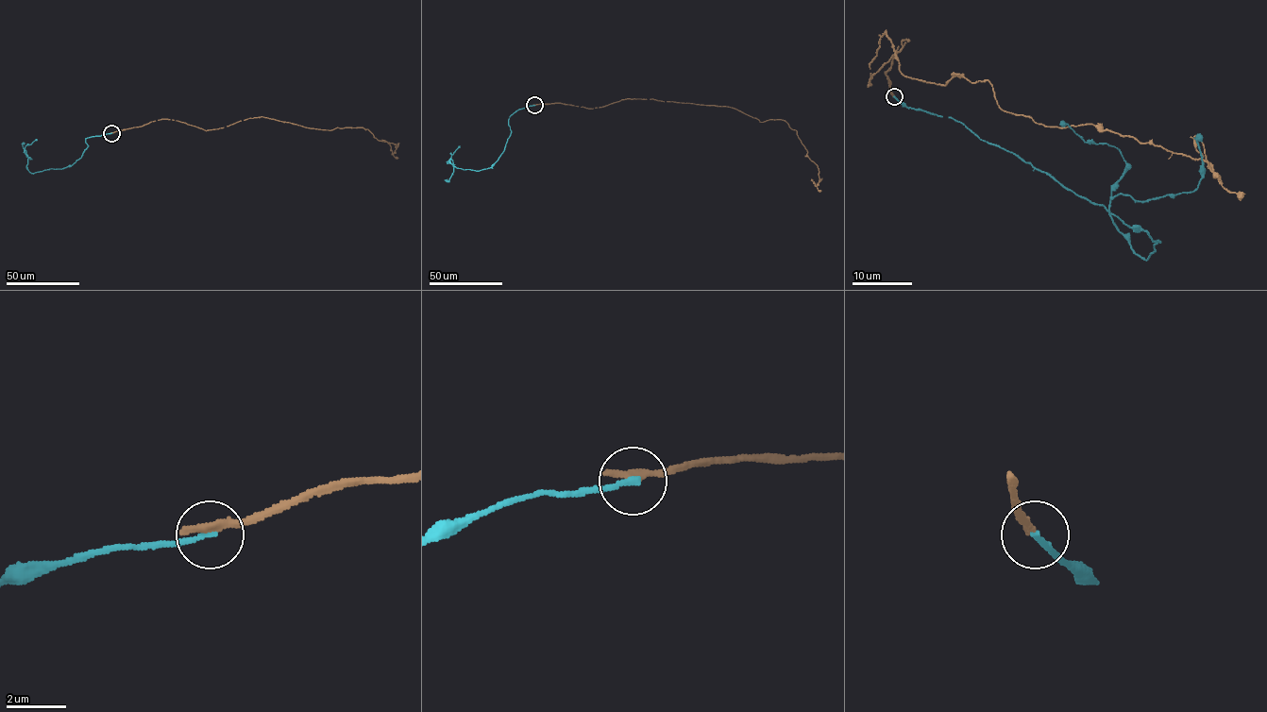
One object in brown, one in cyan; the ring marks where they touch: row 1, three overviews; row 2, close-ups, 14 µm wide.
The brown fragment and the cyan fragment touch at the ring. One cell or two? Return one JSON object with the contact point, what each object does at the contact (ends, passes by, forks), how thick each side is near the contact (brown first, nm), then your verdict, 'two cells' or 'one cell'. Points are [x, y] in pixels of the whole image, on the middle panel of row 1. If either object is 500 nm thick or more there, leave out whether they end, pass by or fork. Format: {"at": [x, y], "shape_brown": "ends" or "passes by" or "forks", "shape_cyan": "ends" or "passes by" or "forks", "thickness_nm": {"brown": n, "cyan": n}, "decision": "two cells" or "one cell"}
{"at": [534, 105], "shape_brown": "ends", "shape_cyan": "ends", "thickness_nm": {"brown": 280, "cyan": 200}, "decision": "two cells"}

